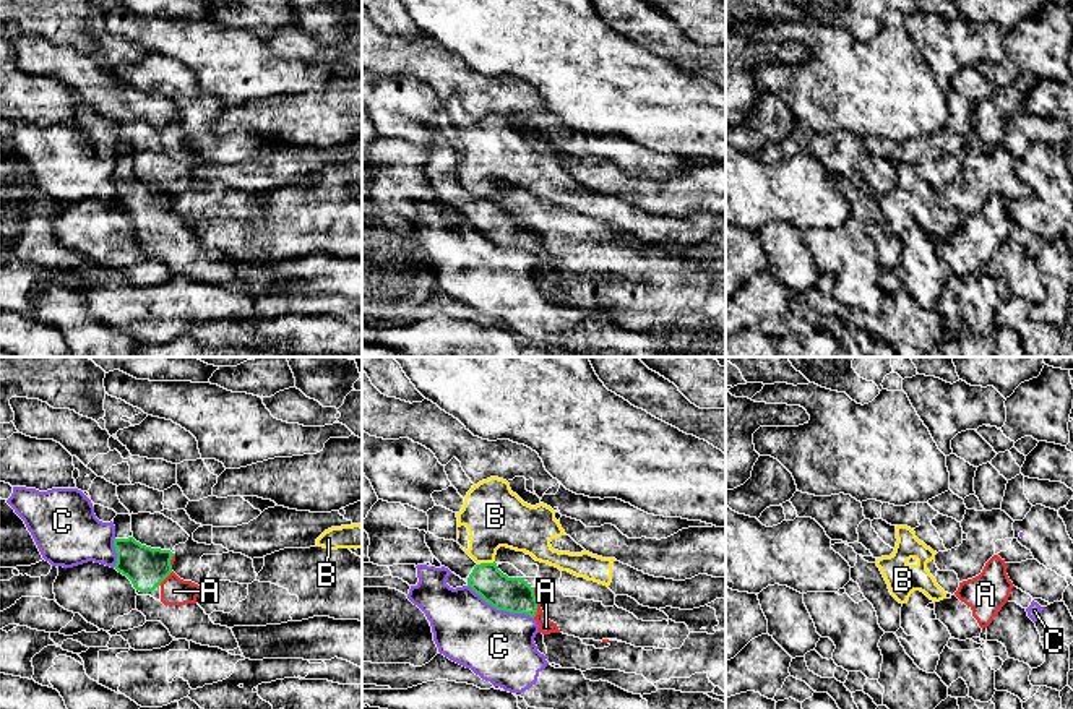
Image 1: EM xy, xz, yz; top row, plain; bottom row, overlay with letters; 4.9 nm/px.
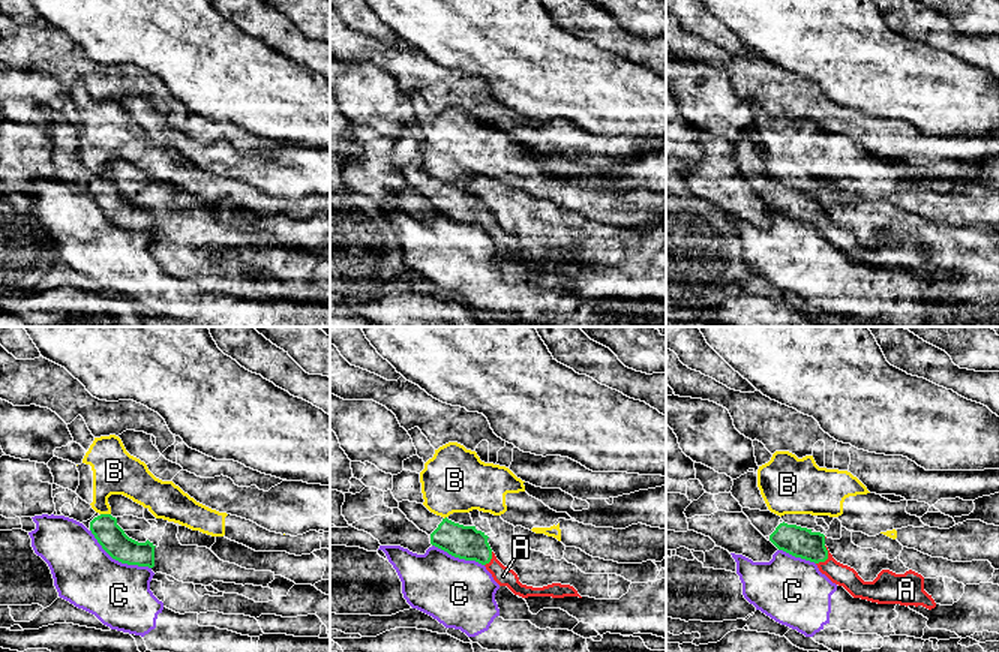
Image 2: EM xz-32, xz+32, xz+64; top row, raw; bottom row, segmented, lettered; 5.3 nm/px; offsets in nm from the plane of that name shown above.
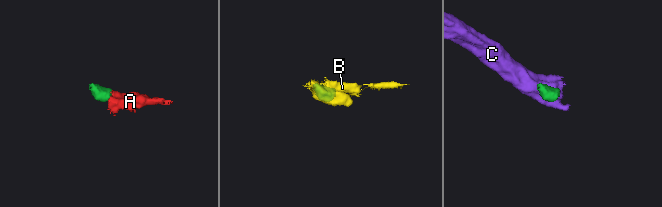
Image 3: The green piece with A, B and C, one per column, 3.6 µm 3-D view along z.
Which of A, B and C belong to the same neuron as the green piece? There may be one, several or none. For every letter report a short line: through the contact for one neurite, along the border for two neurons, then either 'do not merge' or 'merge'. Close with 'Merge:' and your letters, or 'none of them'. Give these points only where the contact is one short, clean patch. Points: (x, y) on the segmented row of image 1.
A: line xz (510, 594), (536, 602), (536, 614), (546, 627); merge
B: line xz (494, 560), (481, 563); do not merge
C: line xz (468, 584), (497, 609), (523, 612), (533, 618); do not merge
Merge: A

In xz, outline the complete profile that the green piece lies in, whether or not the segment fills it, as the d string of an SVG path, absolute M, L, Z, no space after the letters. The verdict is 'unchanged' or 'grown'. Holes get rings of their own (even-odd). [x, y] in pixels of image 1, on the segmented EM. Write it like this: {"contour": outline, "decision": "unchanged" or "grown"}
{"contour": "M495 561L476 565L468 586L497 610L532 617L539 625L539 633L560 633L557 623L542 612L537 589L524 578L508 578Z", "decision": "grown"}

